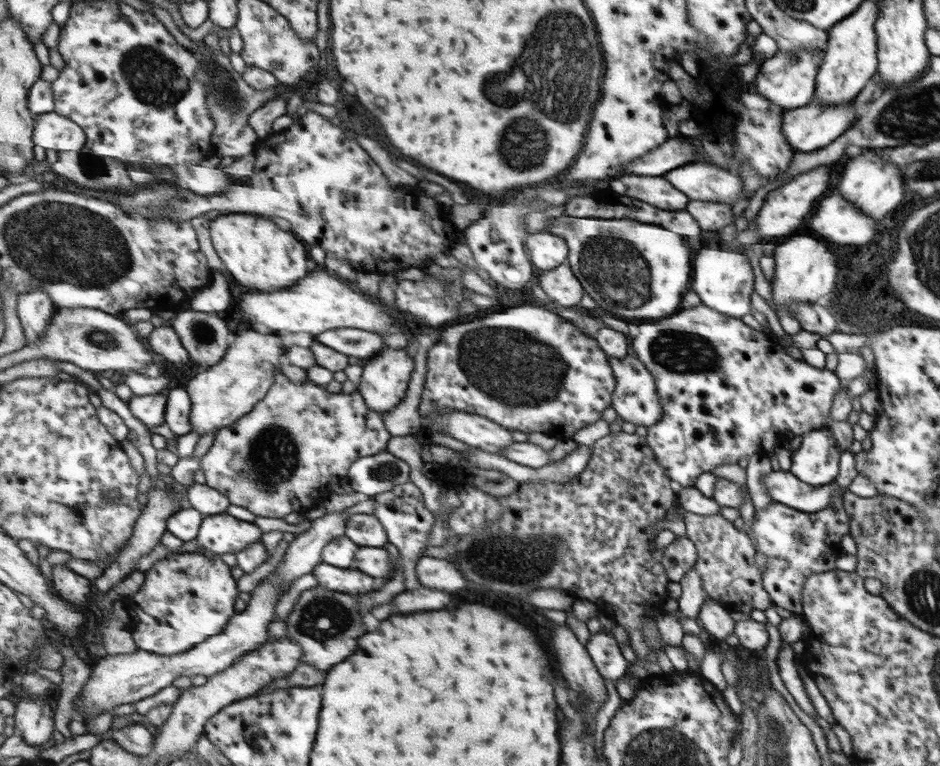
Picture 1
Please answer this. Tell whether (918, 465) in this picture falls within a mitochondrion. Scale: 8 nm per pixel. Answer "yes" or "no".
no

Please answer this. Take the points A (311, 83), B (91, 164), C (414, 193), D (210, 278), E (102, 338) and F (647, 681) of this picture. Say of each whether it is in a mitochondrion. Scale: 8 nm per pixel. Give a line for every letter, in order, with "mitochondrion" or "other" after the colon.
A: other
B: other
C: other
D: other
E: mitochondrion
F: other

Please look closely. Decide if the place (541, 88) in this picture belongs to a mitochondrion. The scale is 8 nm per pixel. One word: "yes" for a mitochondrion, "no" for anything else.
yes

